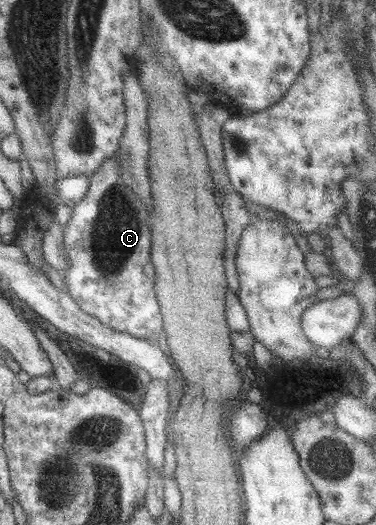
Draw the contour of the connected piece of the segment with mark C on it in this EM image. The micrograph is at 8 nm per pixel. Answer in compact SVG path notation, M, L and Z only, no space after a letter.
M116 155L101 165L91 179L88 193L74 205L72 221L65 227L65 248L71 259L68 272L63 274L68 292L82 309L122 333L148 339L152 331L164 330L164 318L157 298L155 280L148 279L148 275L144 273L144 267L153 262L151 214L143 199L123 182L121 163Z

